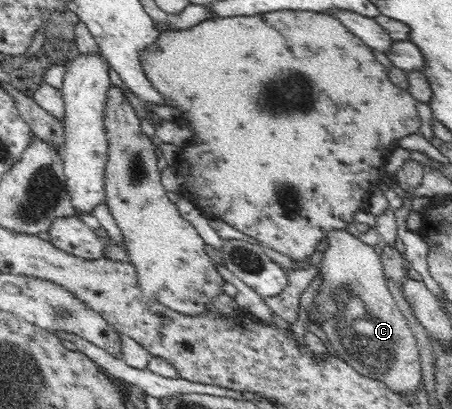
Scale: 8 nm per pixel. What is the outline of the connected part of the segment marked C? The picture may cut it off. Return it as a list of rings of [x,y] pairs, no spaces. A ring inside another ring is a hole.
[[[336,230],[328,234],[328,249],[318,265],[319,276],[323,284],[315,296],[315,305],[319,314],[321,328],[327,334],[329,347],[336,356],[347,362],[360,374],[384,382],[396,393],[408,393],[422,385],[422,365],[417,345],[408,321],[398,310],[398,303],[387,287],[384,262],[379,249],[374,249],[347,231]]]

